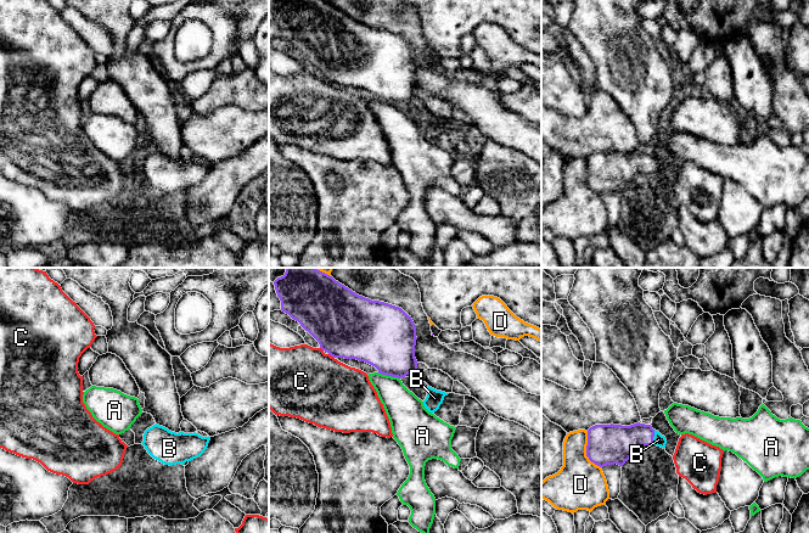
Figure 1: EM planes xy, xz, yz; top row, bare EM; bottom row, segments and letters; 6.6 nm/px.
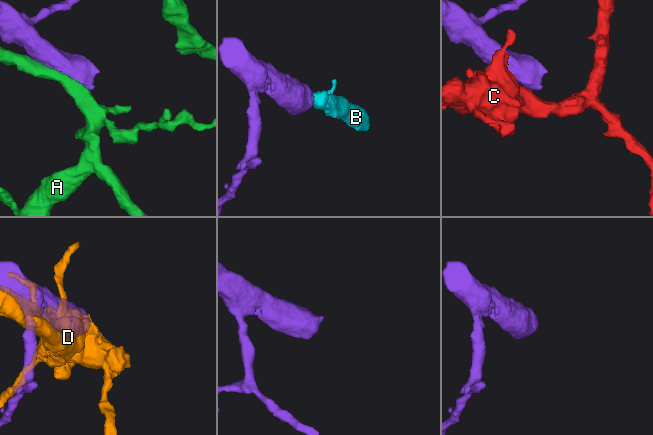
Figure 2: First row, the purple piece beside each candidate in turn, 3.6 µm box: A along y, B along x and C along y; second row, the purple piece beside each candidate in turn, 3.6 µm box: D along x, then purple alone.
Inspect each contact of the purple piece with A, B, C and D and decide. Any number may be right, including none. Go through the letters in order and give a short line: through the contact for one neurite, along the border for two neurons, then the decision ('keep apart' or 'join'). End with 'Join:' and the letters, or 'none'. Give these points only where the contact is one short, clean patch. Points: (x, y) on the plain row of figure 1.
A: keep apart
B: line yz (617, 170), (634, 163), (653, 163), (658, 167); join
C: keep apart
D: keep apart
Join: B

